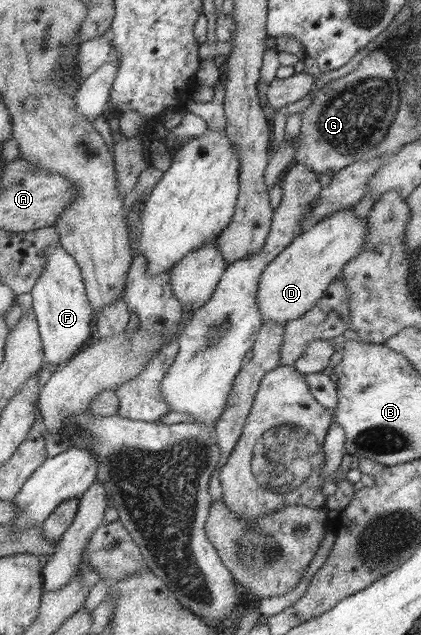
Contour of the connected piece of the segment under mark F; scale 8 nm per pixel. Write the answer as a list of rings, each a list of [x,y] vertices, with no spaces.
[[[50,244],[45,249],[46,261],[42,273],[30,289],[32,314],[37,322],[41,340],[43,362],[62,366],[76,354],[81,344],[90,336],[92,308],[88,302],[78,263],[60,246]]]

